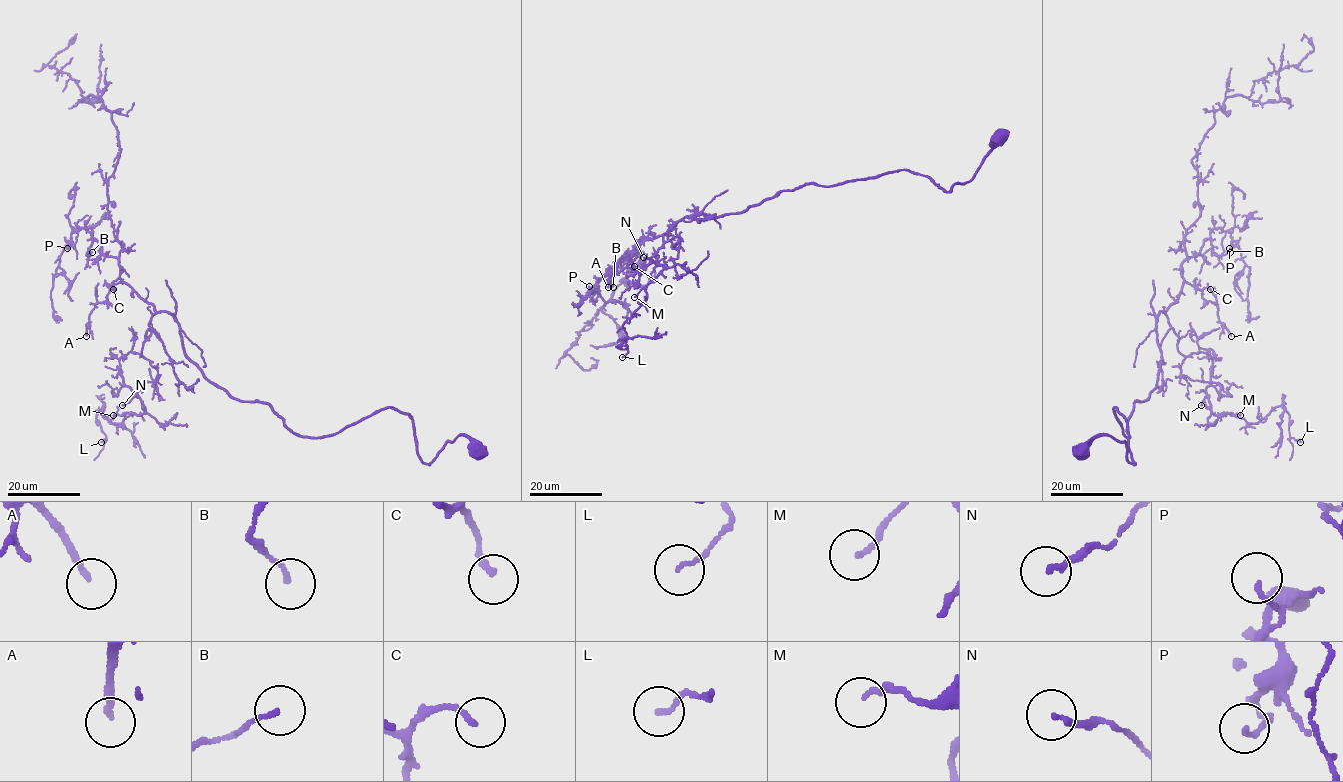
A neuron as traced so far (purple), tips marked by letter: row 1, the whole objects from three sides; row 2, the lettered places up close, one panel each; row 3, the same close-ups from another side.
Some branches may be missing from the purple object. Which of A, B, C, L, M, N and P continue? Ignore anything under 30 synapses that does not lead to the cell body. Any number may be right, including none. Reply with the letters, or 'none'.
none

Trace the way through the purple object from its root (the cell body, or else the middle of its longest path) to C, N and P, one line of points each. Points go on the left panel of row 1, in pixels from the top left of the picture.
C: (477, 452), (459, 435), (424, 463), (412, 419), (390, 407), (298, 436), (212, 384), (171, 315), (113, 289)
N: (477, 452), (459, 435), (424, 463), (390, 407), (298, 436), (212, 384), (164, 311), (119, 360), (122, 405)
P: (477, 452), (459, 435), (424, 463), (390, 407), (298, 436), (212, 384), (86, 229), (67, 248)

